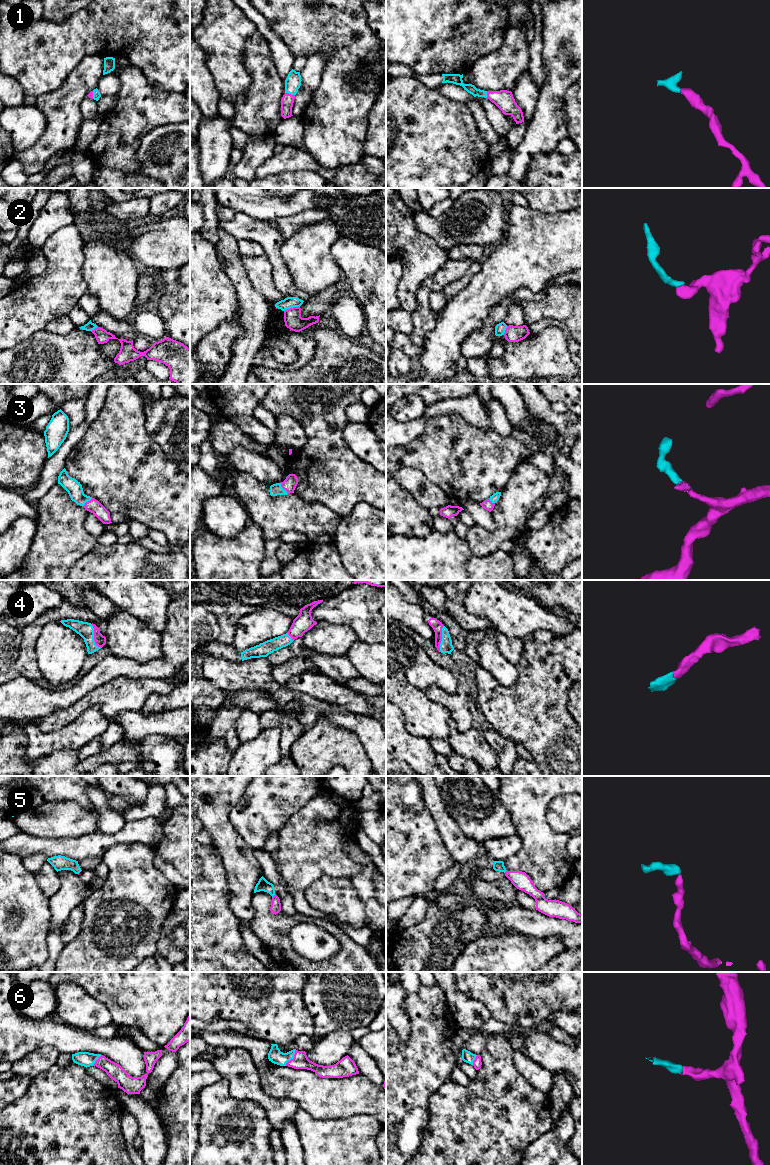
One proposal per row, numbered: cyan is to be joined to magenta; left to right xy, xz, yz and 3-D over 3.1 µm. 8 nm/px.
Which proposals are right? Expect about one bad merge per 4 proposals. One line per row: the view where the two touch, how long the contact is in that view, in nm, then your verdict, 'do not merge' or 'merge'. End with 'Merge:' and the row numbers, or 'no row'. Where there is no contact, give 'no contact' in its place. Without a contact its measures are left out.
1: meets magenta in xz; contact 80 nm long; merge
2: meets magenta in xz; contact 130 nm long; do not merge
3: meets magenta in xz; contact 110 nm long; merge
4: meets magenta in xy; contact 200 nm long; merge
5: meets magenta in xz; contact 40 nm long; merge
6: meets magenta in xz; contact 160 nm long; merge
Merge: 1, 3, 4, 5, 6

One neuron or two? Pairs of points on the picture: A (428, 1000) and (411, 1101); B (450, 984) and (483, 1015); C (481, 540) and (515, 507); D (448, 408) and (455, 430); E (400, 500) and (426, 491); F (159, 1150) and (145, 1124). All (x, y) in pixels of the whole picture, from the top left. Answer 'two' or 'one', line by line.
A: one
B: one
C: one
D: two
E: two
F: one

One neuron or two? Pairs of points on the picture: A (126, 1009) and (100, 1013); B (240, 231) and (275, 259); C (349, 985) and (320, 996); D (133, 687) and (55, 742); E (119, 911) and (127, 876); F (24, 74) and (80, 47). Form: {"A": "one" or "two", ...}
{"A": "two", "B": "one", "C": "one", "D": "two", "E": "one", "F": "one"}

